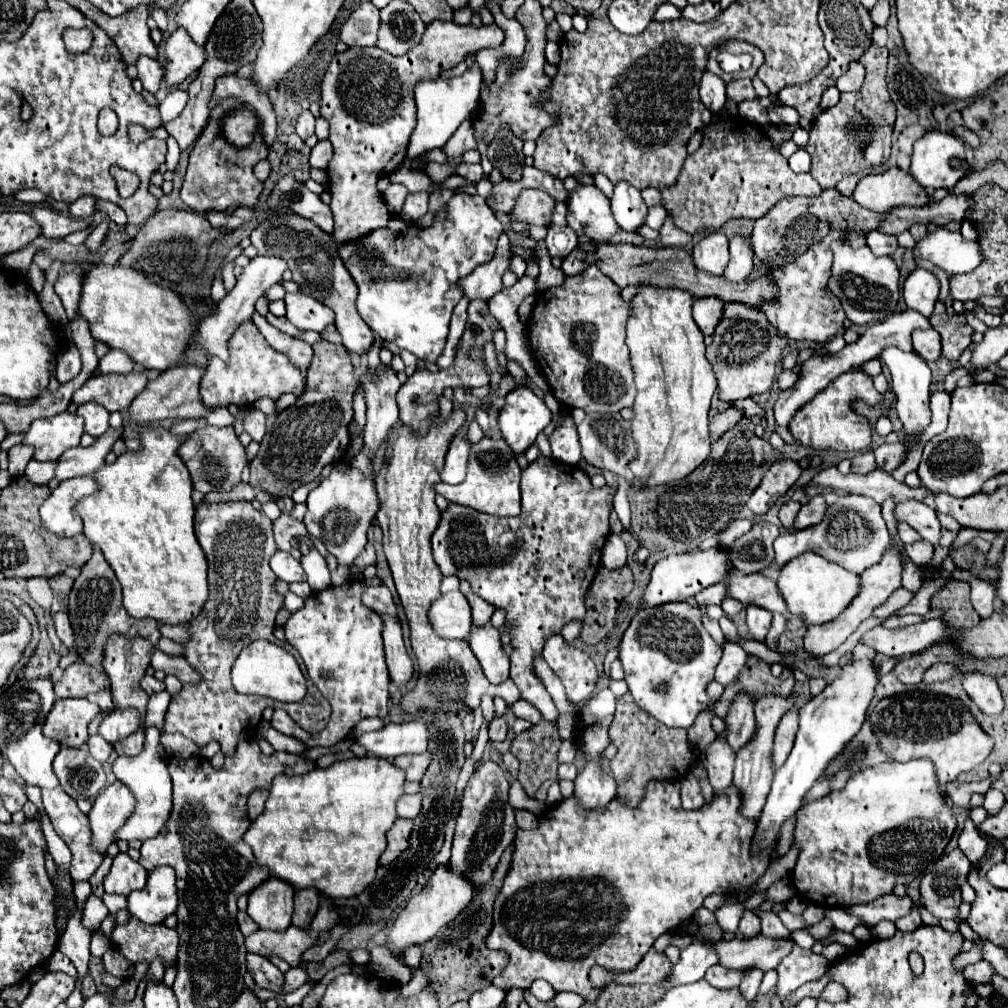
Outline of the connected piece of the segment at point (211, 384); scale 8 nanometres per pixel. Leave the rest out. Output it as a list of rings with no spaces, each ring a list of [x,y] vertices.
[[[246,320],[246,324],[242,324],[238,332],[234,332],[228,342],[228,352],[228,362],[220,358],[208,360],[208,368],[200,384],[200,396],[206,406],[236,404],[240,408],[246,408],[262,396],[278,400],[286,392],[292,392],[296,396],[304,392],[304,372],[292,366],[292,362],[284,354],[272,350],[264,336],[256,330],[252,320]]]

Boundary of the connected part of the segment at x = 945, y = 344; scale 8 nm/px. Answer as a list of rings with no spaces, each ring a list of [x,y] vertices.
[[[942,302],[936,304],[932,316],[930,316],[932,328],[940,334],[942,338],[942,358],[946,360],[958,360],[960,354],[968,348],[972,342],[972,328],[966,324],[962,314],[954,314],[952,318],[946,314],[946,308]]]

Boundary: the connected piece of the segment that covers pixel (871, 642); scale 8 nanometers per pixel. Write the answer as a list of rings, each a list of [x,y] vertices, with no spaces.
[[[928,620],[922,624],[914,624],[914,626],[902,626],[896,630],[876,626],[876,628],[868,630],[862,638],[876,652],[892,656],[892,658],[900,658],[904,654],[922,652],[928,646],[932,646],[940,640],[946,640],[948,636],[952,636],[952,634],[946,630],[942,620]]]

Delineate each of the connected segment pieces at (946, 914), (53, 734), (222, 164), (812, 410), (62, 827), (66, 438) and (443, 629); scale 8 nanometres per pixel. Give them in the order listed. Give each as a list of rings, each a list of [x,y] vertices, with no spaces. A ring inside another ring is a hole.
[[[954,848],[952,852],[944,854],[934,864],[934,868],[922,878],[922,884],[920,884],[920,902],[922,902],[922,906],[930,914],[940,918],[940,920],[954,920],[954,922],[960,924],[962,922],[958,918],[958,908],[960,908],[960,902],[962,902],[962,898],[960,898],[960,884],[966,880],[970,868],[972,868],[972,864],[968,862],[966,854],[960,848]]]
[[[86,698],[56,700],[42,732],[62,746],[82,746],[88,740],[88,724],[100,714],[100,706]]]
[[[224,100],[220,102],[212,114],[210,114],[210,122],[206,124],[206,128],[202,130],[200,138],[196,140],[194,148],[190,150],[190,162],[188,162],[188,170],[184,176],[184,184],[182,184],[182,202],[200,214],[206,214],[210,210],[226,210],[230,206],[238,208],[238,206],[256,206],[258,198],[262,194],[262,182],[256,180],[256,176],[252,174],[252,166],[260,160],[266,158],[266,144],[262,140],[262,134],[258,132],[254,136],[254,142],[248,148],[234,148],[232,144],[228,144],[222,134],[220,134],[220,118],[230,110],[240,106],[240,100]]]
[[[850,370],[838,376],[838,380],[832,380],[832,384],[828,384],[822,392],[818,392],[818,396],[810,400],[810,404],[804,404],[798,410],[798,414],[790,422],[792,436],[800,440],[804,446],[816,450],[842,450],[842,452],[868,450],[872,436],[870,422],[864,416],[856,414],[852,408],[852,404],[858,398],[868,406],[876,406],[884,400],[884,396],[874,388],[872,378],[868,374],[860,370]]]
[[[58,786],[58,788],[52,788],[52,790],[42,790],[42,800],[44,800],[44,810],[46,814],[50,816],[52,820],[52,826],[54,830],[58,832],[58,836],[68,844],[70,852],[72,854],[72,863],[70,867],[70,875],[73,880],[90,880],[90,876],[95,873],[98,866],[102,864],[104,860],[104,854],[102,852],[96,852],[96,848],[92,846],[92,840],[90,840],[90,826],[88,826],[88,818],[86,814],[76,806],[76,802]]]
[[[58,414],[54,418],[42,418],[42,420],[36,420],[28,432],[24,434],[24,440],[22,444],[24,446],[32,446],[34,448],[34,460],[38,462],[56,462],[66,450],[74,448],[80,444],[80,436],[82,436],[82,418],[76,416],[76,414]]]
[[[446,592],[432,602],[428,620],[440,638],[466,638],[472,628],[472,616],[466,596],[456,592]]]

